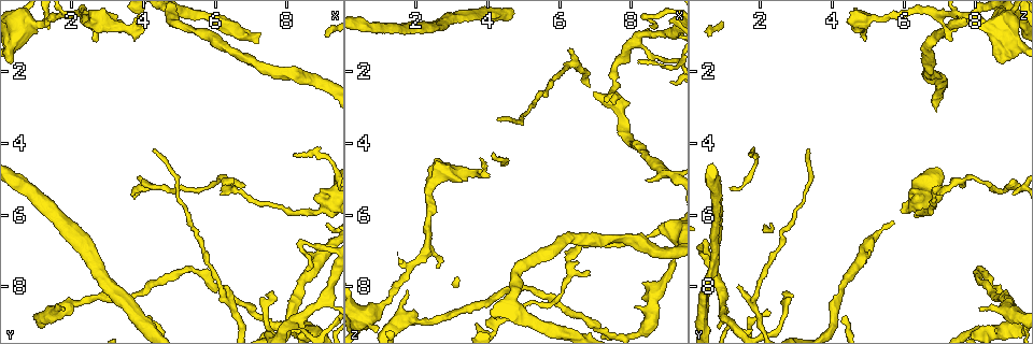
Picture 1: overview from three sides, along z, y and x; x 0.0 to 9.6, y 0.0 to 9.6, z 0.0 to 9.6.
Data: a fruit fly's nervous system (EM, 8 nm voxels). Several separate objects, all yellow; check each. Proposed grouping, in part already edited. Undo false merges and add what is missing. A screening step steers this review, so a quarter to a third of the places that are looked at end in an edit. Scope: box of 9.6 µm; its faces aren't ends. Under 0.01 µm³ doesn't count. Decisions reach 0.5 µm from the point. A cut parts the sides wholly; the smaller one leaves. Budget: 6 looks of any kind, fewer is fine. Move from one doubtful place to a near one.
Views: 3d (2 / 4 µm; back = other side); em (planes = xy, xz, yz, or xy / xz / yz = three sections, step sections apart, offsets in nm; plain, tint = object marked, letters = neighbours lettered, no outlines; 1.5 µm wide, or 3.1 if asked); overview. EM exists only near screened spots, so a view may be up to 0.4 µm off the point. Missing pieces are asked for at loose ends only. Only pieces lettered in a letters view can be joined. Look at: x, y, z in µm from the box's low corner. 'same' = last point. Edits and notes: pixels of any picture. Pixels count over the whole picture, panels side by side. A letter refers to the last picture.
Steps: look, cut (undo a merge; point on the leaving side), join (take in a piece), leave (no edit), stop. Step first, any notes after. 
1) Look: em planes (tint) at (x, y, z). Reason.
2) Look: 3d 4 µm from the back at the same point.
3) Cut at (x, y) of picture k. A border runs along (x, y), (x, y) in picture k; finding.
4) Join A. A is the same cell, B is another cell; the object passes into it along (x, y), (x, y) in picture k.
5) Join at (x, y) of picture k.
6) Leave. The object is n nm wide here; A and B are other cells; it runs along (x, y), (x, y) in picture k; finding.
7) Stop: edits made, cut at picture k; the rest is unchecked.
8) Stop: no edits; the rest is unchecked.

Look: 3d 4 µm at (1.80, 8.70, 8.15). Branch stops here.

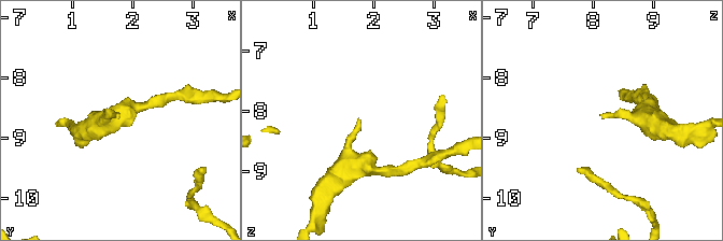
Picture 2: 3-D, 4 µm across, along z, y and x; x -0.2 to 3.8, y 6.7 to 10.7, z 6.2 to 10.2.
Look: em planes (plain) at (1.75, 8.70, 8.15).

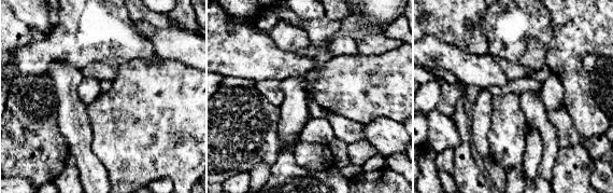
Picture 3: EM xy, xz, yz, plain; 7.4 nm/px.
Look: em planes (letters) at the same point. What lies round it.

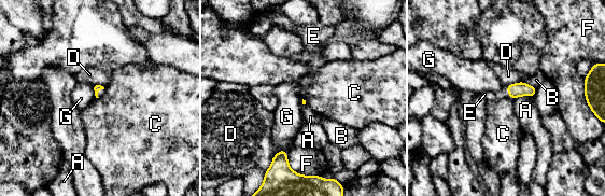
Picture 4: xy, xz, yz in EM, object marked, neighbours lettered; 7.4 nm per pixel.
Join E. E is the same cell, A, B, C, D, F and G are other cells; the object passes into it along (518, 89), (508, 92), (489, 95) in picture 4; it goes on there.

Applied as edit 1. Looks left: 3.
Look: overview.

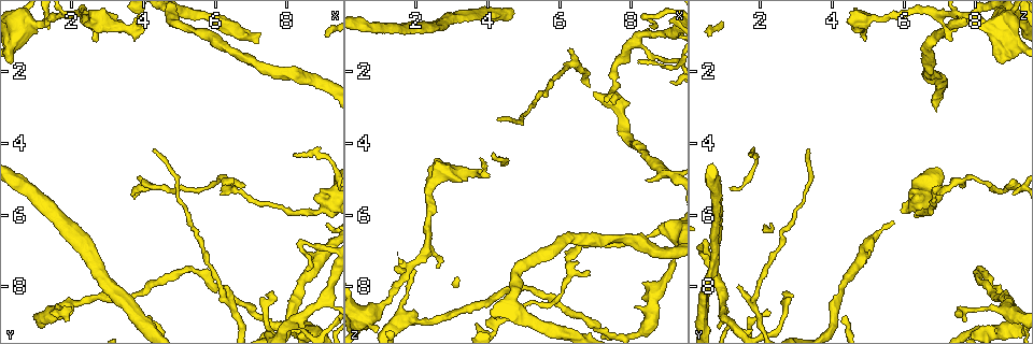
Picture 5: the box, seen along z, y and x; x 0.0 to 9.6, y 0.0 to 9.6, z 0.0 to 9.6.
Look: 3d 4 µm at (6.20, 8.00, 1.40). Free end.

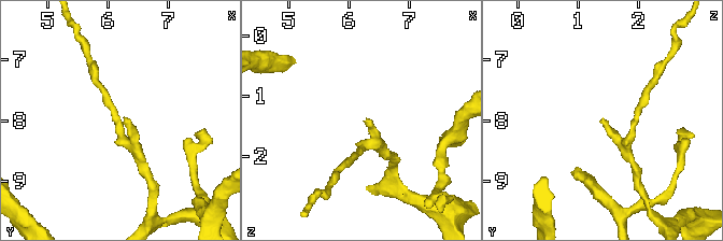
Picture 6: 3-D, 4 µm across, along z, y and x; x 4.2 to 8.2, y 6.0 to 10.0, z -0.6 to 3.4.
Look: em planes (letters) at (6.25, 7.95, 1.40).

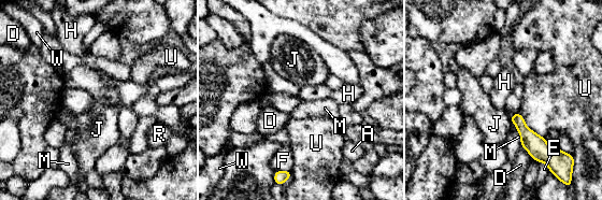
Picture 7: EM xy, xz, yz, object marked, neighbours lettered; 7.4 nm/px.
Leave. A, D, E, F, H, J, M, R, U and W are other cells; a border runs along (515, 112), (510, 119), (522, 147) in picture 7; no lettered piece goes on from it.

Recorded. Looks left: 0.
Stop: edits made, join at picture 4; the rest is unchecked.

